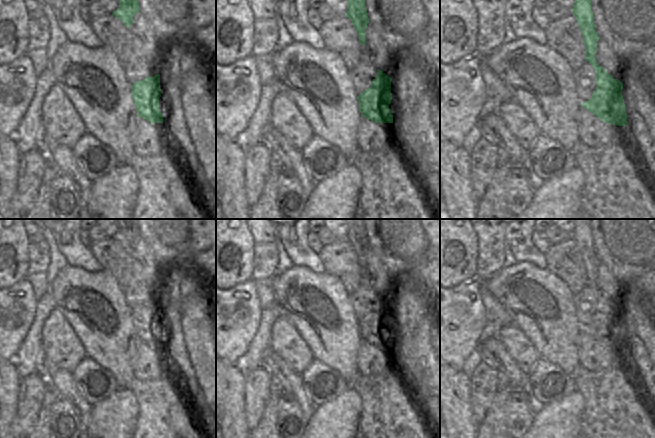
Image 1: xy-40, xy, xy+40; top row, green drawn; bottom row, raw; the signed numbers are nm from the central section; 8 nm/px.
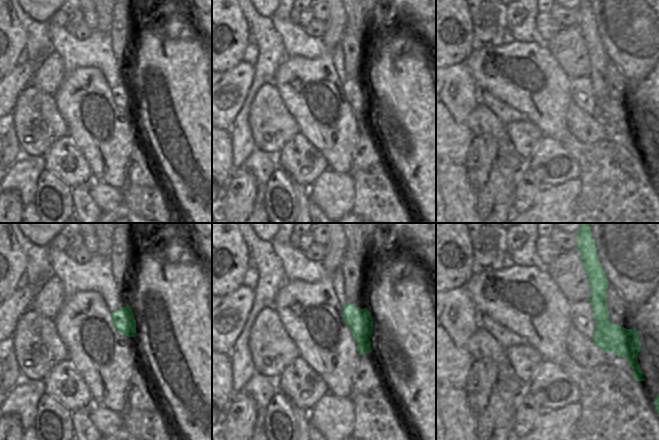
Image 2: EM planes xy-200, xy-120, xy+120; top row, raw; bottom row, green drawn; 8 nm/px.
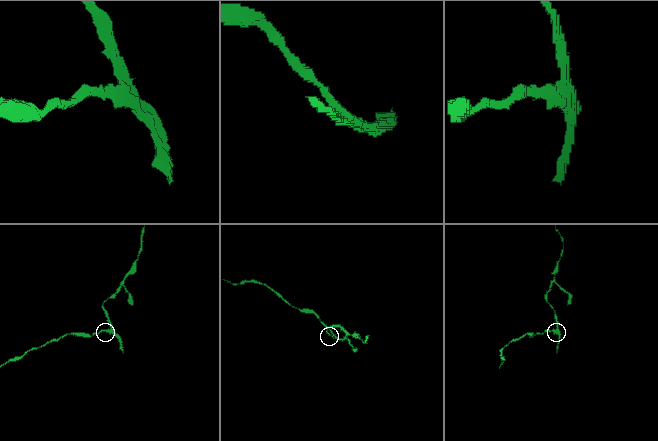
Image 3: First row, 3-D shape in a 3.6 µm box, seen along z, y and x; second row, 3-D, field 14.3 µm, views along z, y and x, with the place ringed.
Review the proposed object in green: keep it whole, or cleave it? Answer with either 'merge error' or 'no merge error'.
merge error

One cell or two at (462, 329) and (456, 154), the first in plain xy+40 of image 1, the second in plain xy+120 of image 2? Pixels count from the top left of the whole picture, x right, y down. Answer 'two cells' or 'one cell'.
one cell

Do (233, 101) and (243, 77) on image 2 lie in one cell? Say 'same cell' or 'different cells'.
same cell

